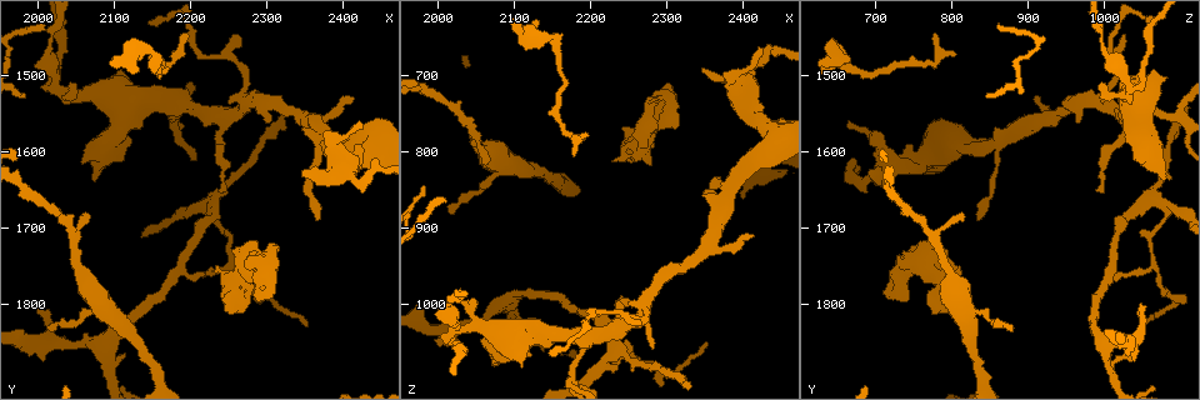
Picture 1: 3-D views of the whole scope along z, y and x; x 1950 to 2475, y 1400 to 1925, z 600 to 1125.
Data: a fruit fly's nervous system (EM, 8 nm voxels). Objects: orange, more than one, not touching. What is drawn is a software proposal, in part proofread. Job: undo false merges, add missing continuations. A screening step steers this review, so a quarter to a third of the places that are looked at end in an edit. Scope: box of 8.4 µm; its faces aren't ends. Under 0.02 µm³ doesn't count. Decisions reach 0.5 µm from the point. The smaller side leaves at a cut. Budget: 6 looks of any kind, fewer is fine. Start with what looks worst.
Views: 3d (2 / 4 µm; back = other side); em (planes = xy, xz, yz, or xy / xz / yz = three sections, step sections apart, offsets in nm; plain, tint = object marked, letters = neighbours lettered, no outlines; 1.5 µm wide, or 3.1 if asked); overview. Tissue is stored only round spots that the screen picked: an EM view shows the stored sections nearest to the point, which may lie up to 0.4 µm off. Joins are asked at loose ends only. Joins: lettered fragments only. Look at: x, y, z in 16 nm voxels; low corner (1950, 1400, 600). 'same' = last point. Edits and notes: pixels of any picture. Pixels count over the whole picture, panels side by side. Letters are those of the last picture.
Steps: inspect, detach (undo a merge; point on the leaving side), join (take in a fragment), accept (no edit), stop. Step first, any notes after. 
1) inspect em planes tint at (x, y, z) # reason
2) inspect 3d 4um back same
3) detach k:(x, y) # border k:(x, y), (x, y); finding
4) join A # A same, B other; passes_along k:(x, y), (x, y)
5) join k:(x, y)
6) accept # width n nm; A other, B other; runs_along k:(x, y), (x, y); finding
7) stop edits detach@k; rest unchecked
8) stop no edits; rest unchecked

inspect 3d 4um at (2110, 1500, 1080) # free end

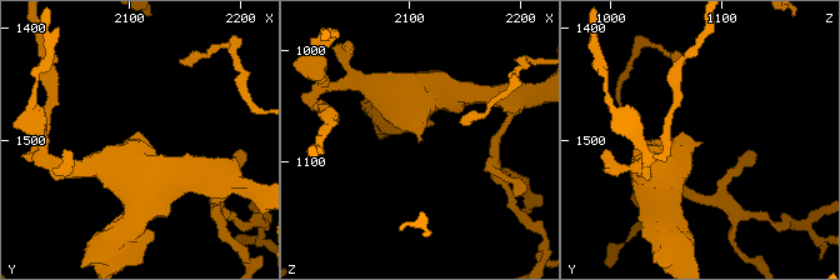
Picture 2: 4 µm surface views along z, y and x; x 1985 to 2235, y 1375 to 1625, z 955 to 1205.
inspect em yz step 8 tint at (2112, 1500, 1080)

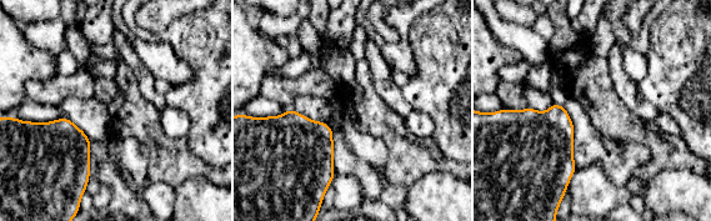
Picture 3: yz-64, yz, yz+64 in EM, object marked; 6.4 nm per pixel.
inspect em planes letters same

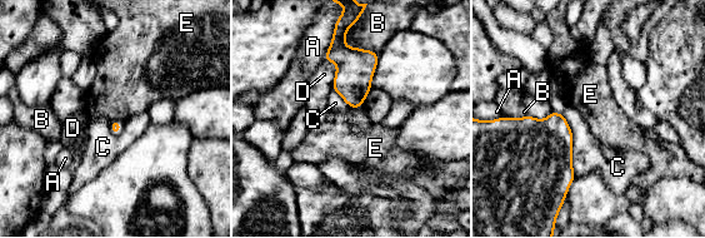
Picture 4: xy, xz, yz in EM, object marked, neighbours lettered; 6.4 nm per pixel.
accept # A other, B other, C other, D other, E other; border 4:(119, 118), (110, 122); none of them fits

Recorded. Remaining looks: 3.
inspect 3d 2um at (2365, 1685, 835) # an open end

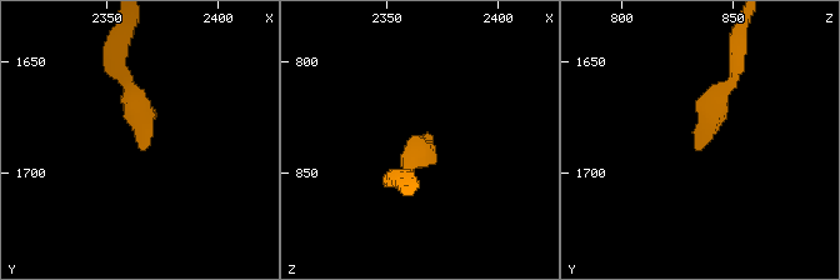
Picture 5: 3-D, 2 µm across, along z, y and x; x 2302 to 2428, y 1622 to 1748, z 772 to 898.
inspect em planes letters at (2366, 1690, 836)

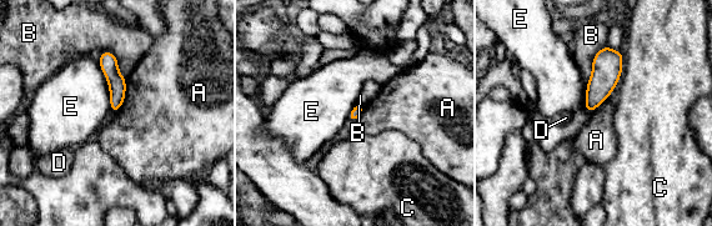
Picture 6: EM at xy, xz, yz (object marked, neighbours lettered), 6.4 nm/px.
accept # longest_contact E 340 nm; A other, B other, C other, D other, E other; no lettered fragment goes on from it

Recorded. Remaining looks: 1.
stop no edits; rest unchecked

